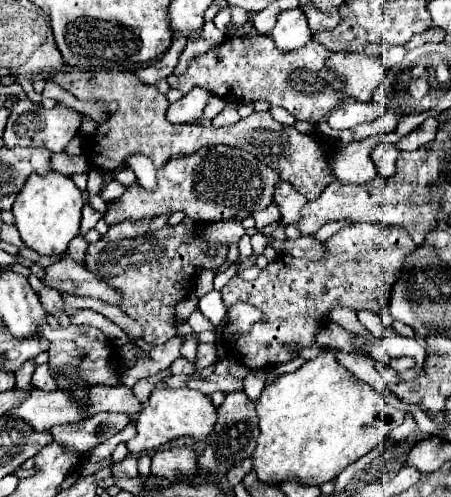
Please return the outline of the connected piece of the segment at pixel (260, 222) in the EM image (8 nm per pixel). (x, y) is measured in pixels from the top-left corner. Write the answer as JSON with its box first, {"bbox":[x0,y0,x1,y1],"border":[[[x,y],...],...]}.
{"bbox":[252,205,280,229],"border":[[[268,205],[268,209],[262,209],[262,211],[254,211],[252,213],[254,221],[256,221],[256,229],[262,229],[264,225],[270,225],[270,223],[276,223],[280,219],[280,209],[278,205]]]}

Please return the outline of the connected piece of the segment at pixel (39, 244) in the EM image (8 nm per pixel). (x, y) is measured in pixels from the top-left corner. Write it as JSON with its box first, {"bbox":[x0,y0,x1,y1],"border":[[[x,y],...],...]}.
{"bbox":[12,173,84,255],"border":[[[46,173],[44,177],[40,175],[30,175],[26,185],[22,187],[22,191],[18,193],[16,201],[14,201],[14,207],[12,207],[12,213],[14,213],[14,219],[16,219],[16,227],[20,231],[20,237],[22,241],[38,251],[40,255],[62,255],[68,247],[68,243],[78,235],[80,231],[80,219],[82,219],[82,207],[84,207],[84,199],[82,199],[82,191],[76,189],[76,185],[70,181],[70,177],[62,175],[62,173]]]}

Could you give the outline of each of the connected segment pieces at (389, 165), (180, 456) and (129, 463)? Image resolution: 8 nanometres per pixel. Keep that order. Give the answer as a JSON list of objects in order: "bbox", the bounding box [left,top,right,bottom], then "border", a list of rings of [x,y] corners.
[{"bbox":[370,143,400,179],"border":[[[382,143],[382,145],[376,145],[376,147],[372,149],[370,159],[374,161],[376,173],[378,173],[380,177],[388,179],[388,177],[392,177],[392,175],[396,173],[394,163],[396,163],[398,153],[400,153],[400,151],[398,151],[394,145],[384,145],[384,143]]]},{"bbox":[152,447,196,481],"border":[[[172,447],[158,451],[152,457],[152,475],[174,481],[176,477],[192,477],[196,473],[196,459],[190,447]]]},{"bbox":[112,455,138,477],"border":[[[128,455],[124,461],[112,463],[112,477],[138,477],[136,457]]]}]

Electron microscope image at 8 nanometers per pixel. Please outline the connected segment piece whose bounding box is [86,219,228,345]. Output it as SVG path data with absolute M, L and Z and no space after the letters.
M152 219L122 221L120 225L112 225L106 235L102 235L96 243L88 245L86 269L90 269L92 273L96 273L98 279L106 281L108 285L112 285L124 293L124 301L122 301L120 309L142 327L144 333L140 339L144 339L150 345L162 345L176 335L176 309L174 307L178 301L182 301L190 295L190 287L192 287L192 279L196 277L196 271L198 269L216 271L226 261L228 247L220 245L220 247L212 249L202 237L196 237L194 231L188 231L184 227L184 223L178 223L174 227L164 225L158 231L150 231L150 223L152 223Z

